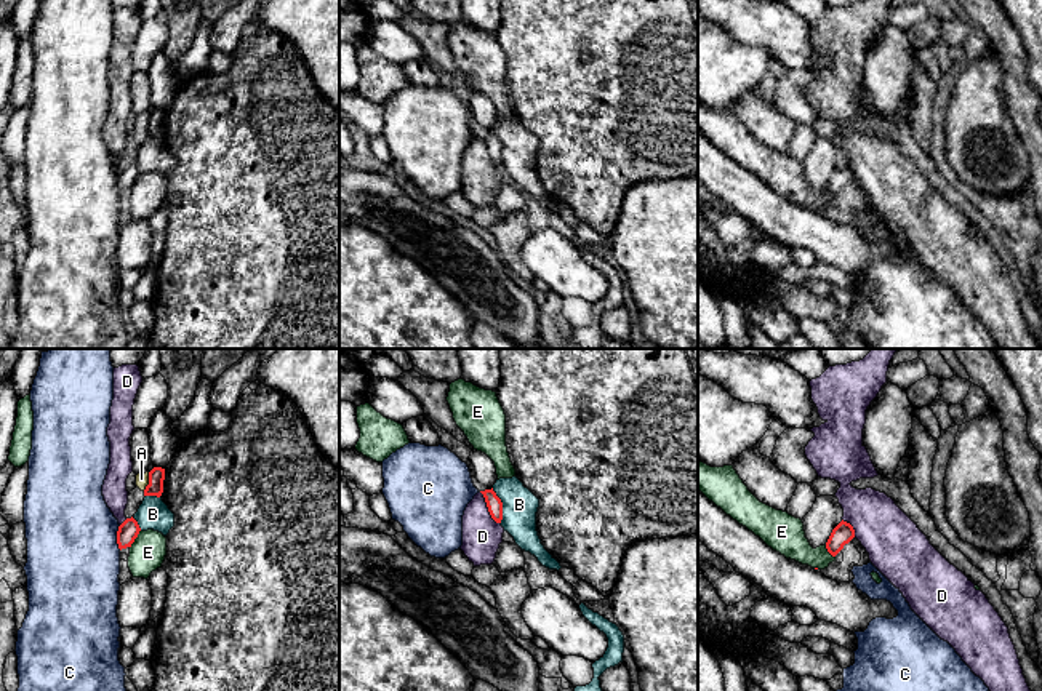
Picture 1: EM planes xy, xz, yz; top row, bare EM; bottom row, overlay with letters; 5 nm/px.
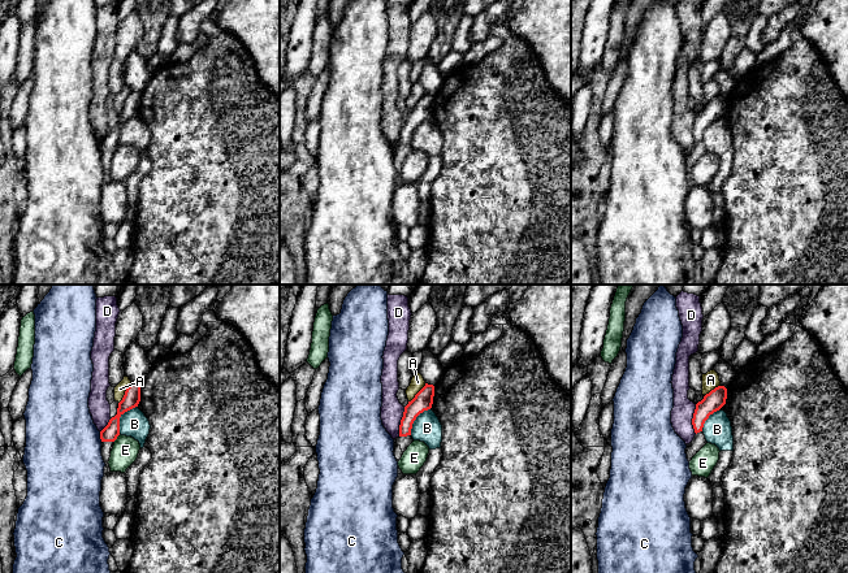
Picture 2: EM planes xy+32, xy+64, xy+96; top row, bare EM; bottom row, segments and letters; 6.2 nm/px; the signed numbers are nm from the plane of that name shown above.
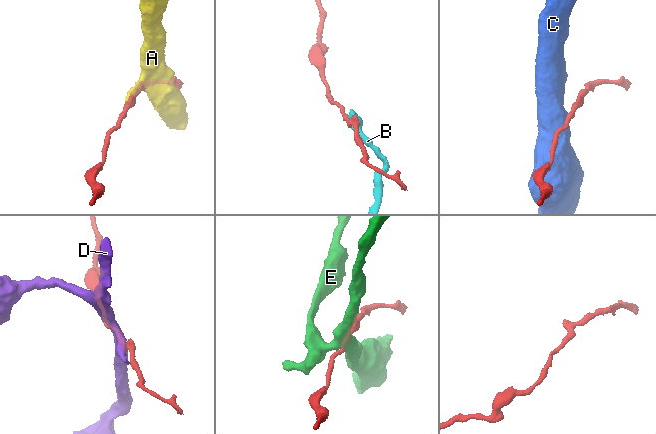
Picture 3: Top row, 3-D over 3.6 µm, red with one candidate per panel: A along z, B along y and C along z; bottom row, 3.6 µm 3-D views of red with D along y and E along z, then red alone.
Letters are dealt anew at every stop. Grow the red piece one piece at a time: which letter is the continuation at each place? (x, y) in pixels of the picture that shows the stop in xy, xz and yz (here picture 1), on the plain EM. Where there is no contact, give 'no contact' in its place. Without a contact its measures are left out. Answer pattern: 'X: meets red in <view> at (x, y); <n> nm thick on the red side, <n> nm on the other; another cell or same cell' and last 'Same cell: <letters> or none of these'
A: meets red in xy at (149, 123); 80 nm thick on the red side, 60 nm on the other; another cell
B: meets red in xz at (501, 147); 80 nm thick on the red side, 180 nm on the other; another cell
C: meets red in xy at (117, 179); 100 nm thick on the red side, 460 nm on the other; another cell
D: meets red in xz at (488, 151); 80 nm thick on the red side, 190 nm on the other; another cell
E: meets red in xy at (135, 179); 100 nm thick on the red side, 180 nm on the other; another cell
Same cell: none of these

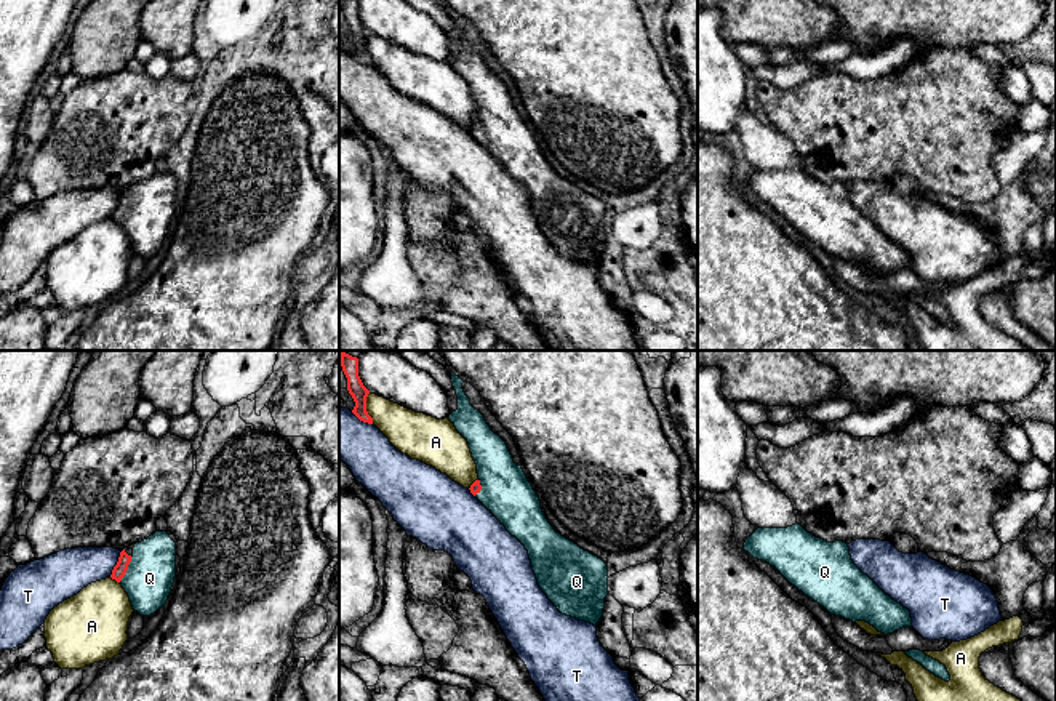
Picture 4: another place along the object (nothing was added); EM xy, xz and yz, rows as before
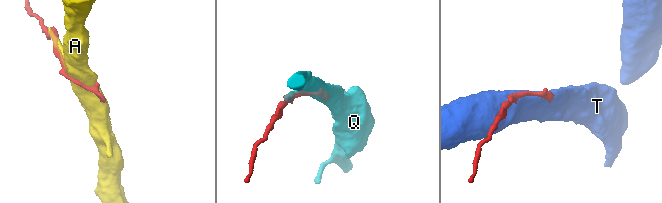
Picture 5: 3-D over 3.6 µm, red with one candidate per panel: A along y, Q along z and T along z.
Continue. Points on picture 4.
A: meets red in xz at (365, 50); 90 nm thick on the red side, 200 nm on the other; another cell
Q: meets red in xy at (127, 210); 70 nm thick on the red side, 240 nm on the other; same cell
T: meets red in xy at (117, 205); 70 nm thick on the red side, 220 nm on the other; another cell
Same cell: Q

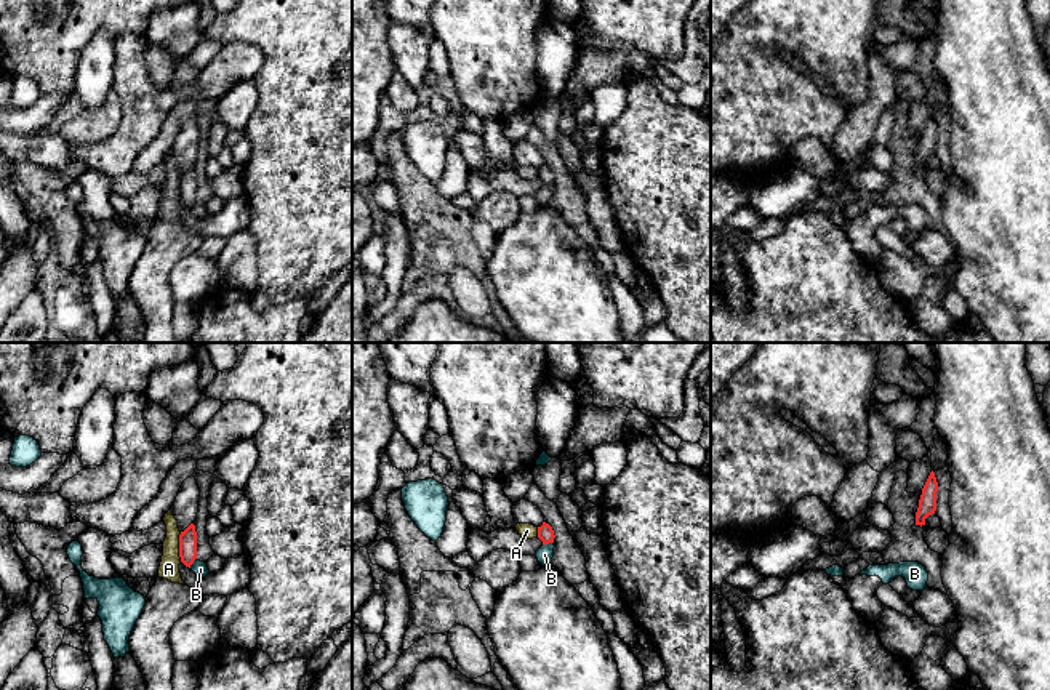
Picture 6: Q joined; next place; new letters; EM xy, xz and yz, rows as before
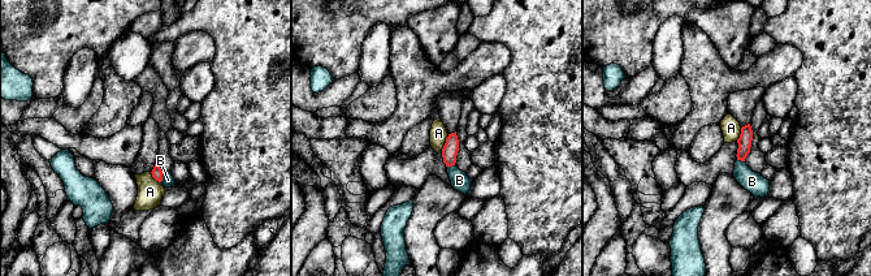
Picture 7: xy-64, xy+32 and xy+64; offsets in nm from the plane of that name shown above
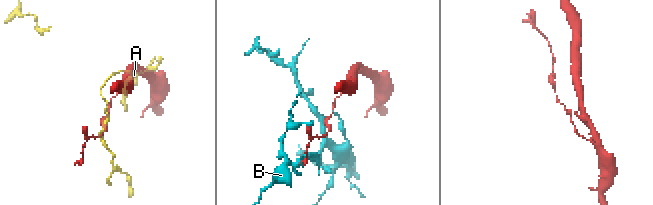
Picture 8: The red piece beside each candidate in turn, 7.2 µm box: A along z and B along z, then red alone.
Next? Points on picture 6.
A: meets red in xy at (180, 188); 100 nm thick on the red side, 100 nm on the other; another cell
B: meets red in xz at (548, 184); 80 nm thick on the red side, 90 nm on the other; another cell
Same cell: none of these

